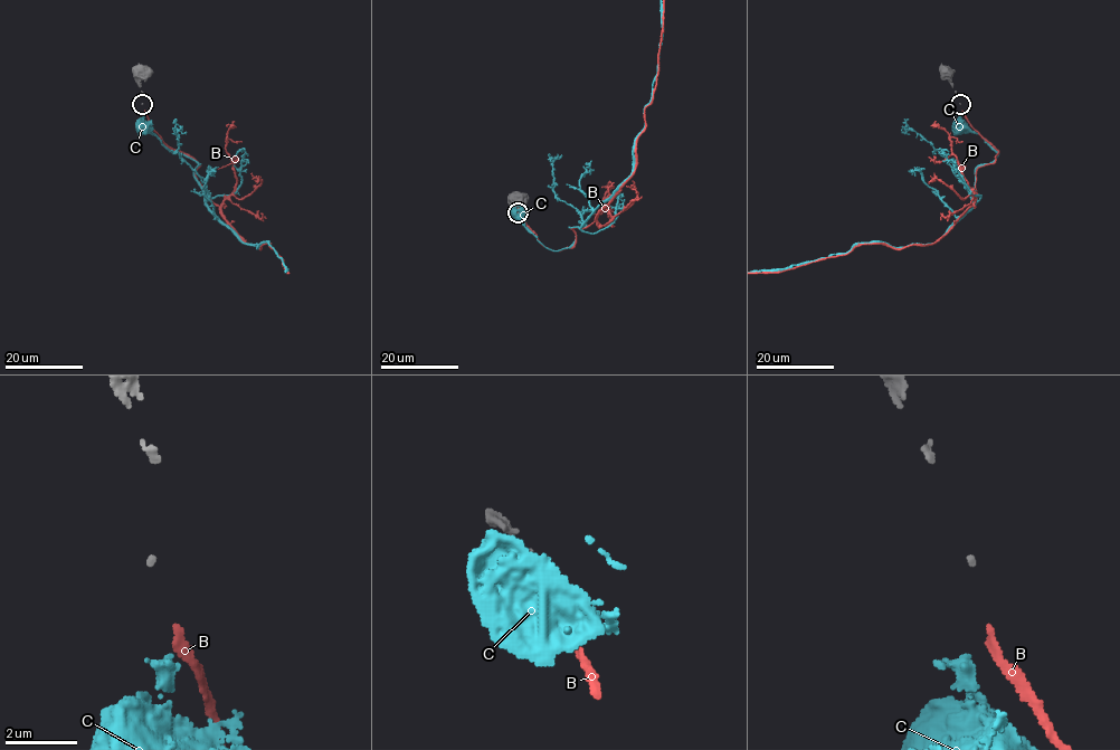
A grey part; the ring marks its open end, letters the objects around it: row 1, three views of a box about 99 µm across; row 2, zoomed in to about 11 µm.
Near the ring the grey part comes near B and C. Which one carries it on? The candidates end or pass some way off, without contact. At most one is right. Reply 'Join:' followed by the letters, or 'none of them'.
Join: B

